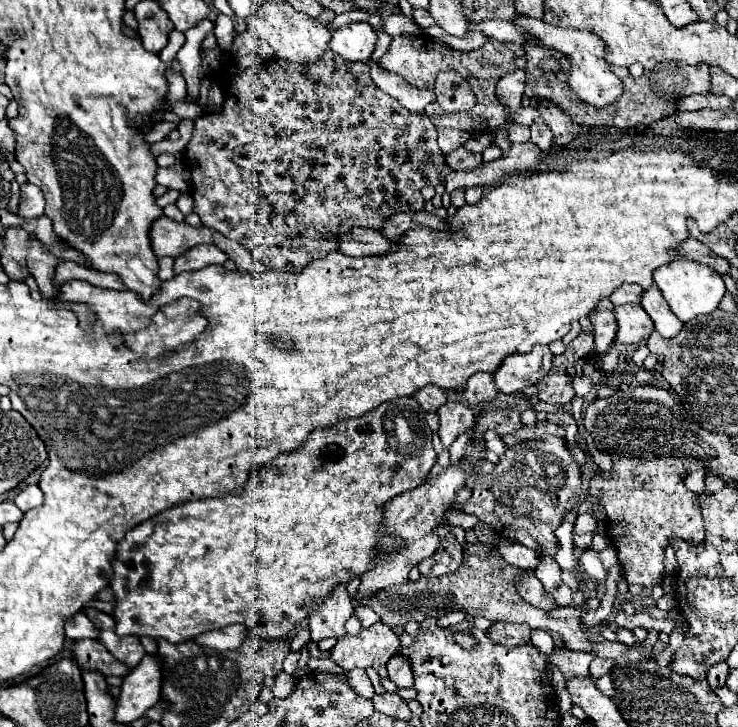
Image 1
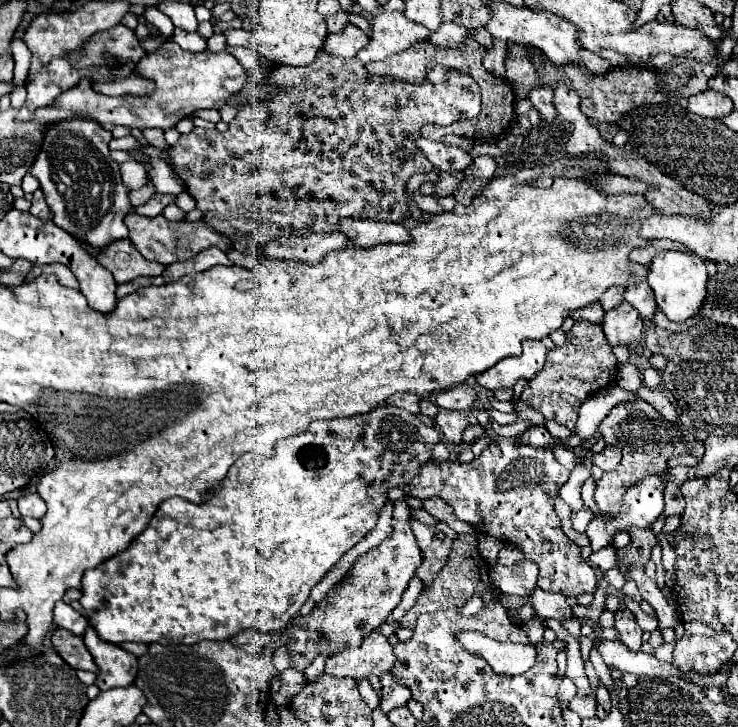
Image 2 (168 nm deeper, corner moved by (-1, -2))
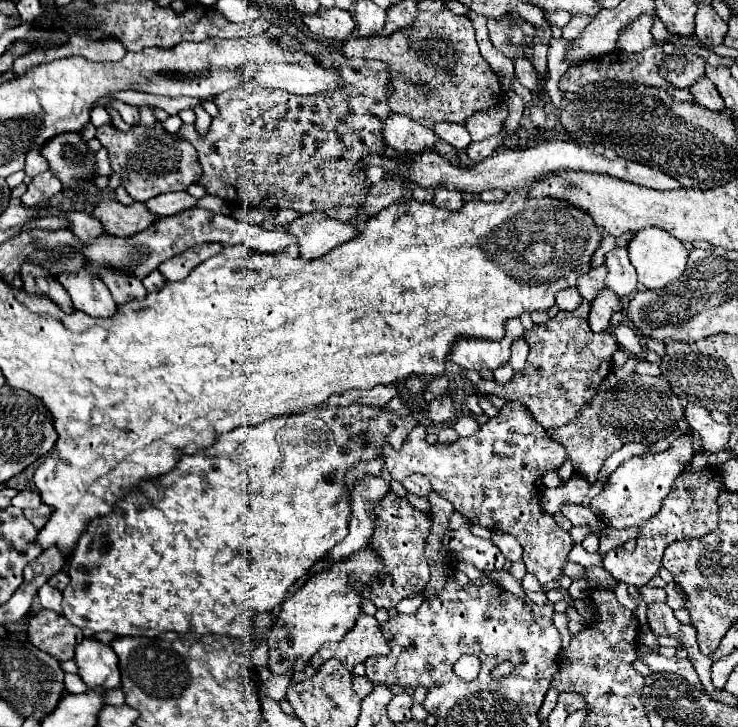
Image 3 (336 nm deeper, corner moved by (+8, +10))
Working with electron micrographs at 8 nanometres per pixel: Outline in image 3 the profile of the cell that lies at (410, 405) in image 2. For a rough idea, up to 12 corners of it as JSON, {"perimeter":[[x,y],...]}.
{"perimeter":[[398,386],[354,388],[326,404],[386,406],[400,396]]}

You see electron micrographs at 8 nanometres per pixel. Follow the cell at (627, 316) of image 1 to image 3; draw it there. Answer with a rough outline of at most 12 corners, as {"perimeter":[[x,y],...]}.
{"perimeter":[[604,288],[590,308],[590,328],[606,332],[610,316],[622,300]]}

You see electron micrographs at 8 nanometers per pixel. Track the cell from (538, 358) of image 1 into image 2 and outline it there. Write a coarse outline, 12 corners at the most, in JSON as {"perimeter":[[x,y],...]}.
{"perimeter":[[525,340],[521,356],[481,372],[487,390],[513,388],[545,366],[541,340]]}

